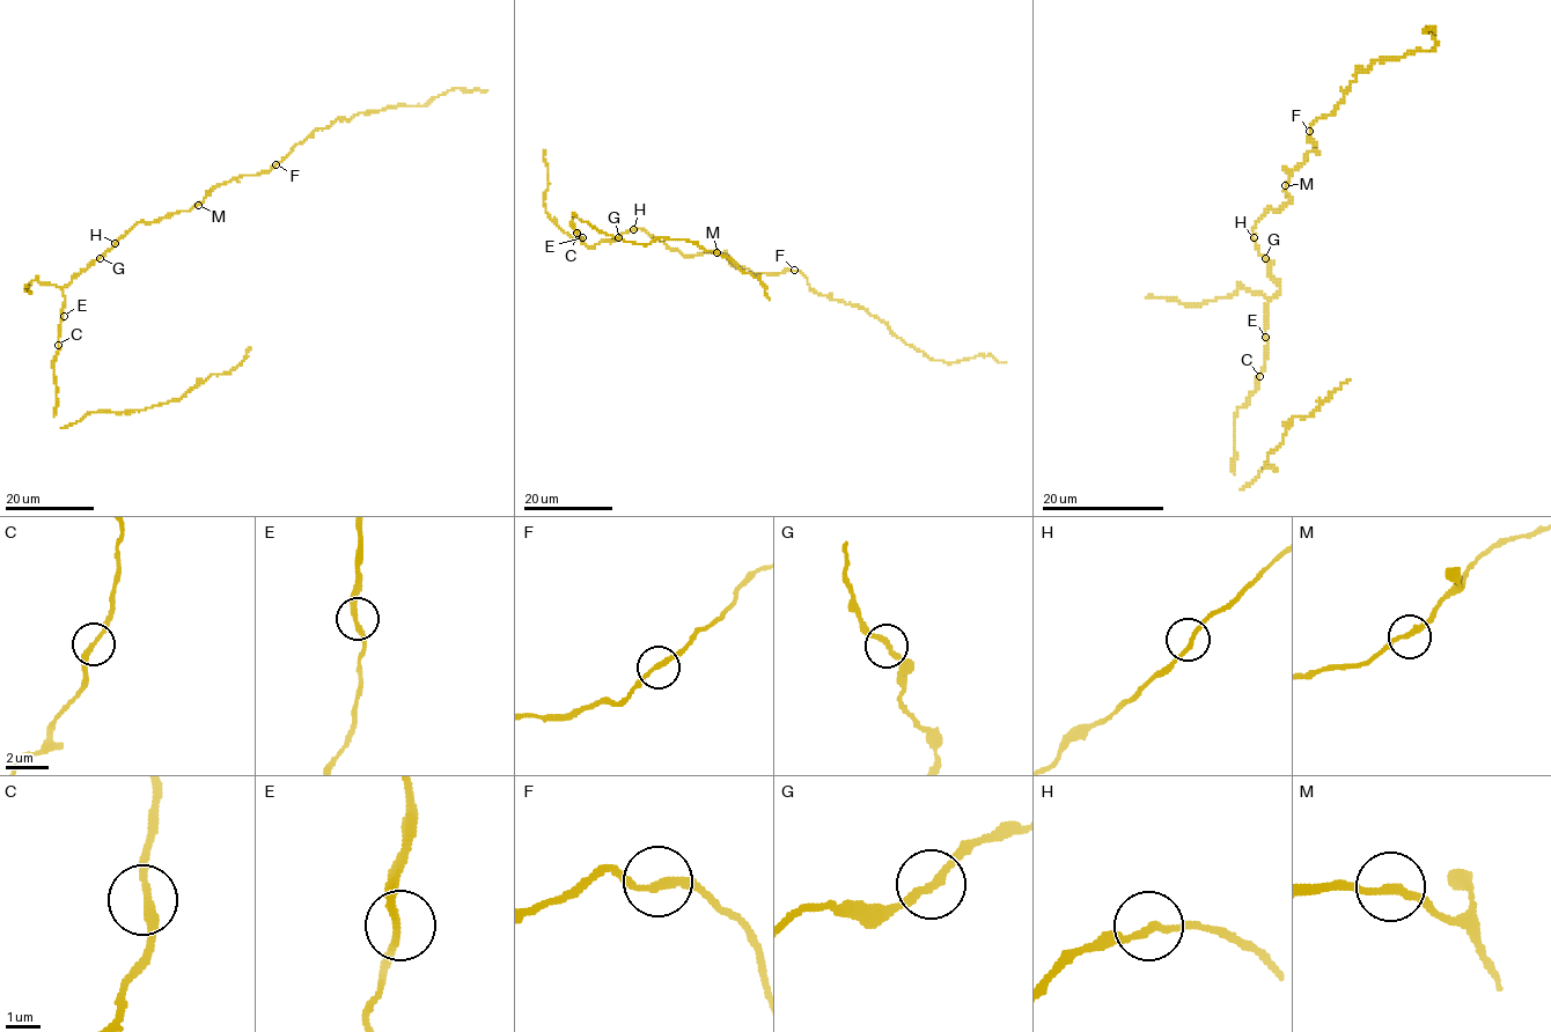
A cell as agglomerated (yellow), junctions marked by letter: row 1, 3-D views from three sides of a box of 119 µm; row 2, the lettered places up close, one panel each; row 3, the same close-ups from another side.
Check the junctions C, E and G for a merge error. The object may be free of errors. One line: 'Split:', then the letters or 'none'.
Split: none

